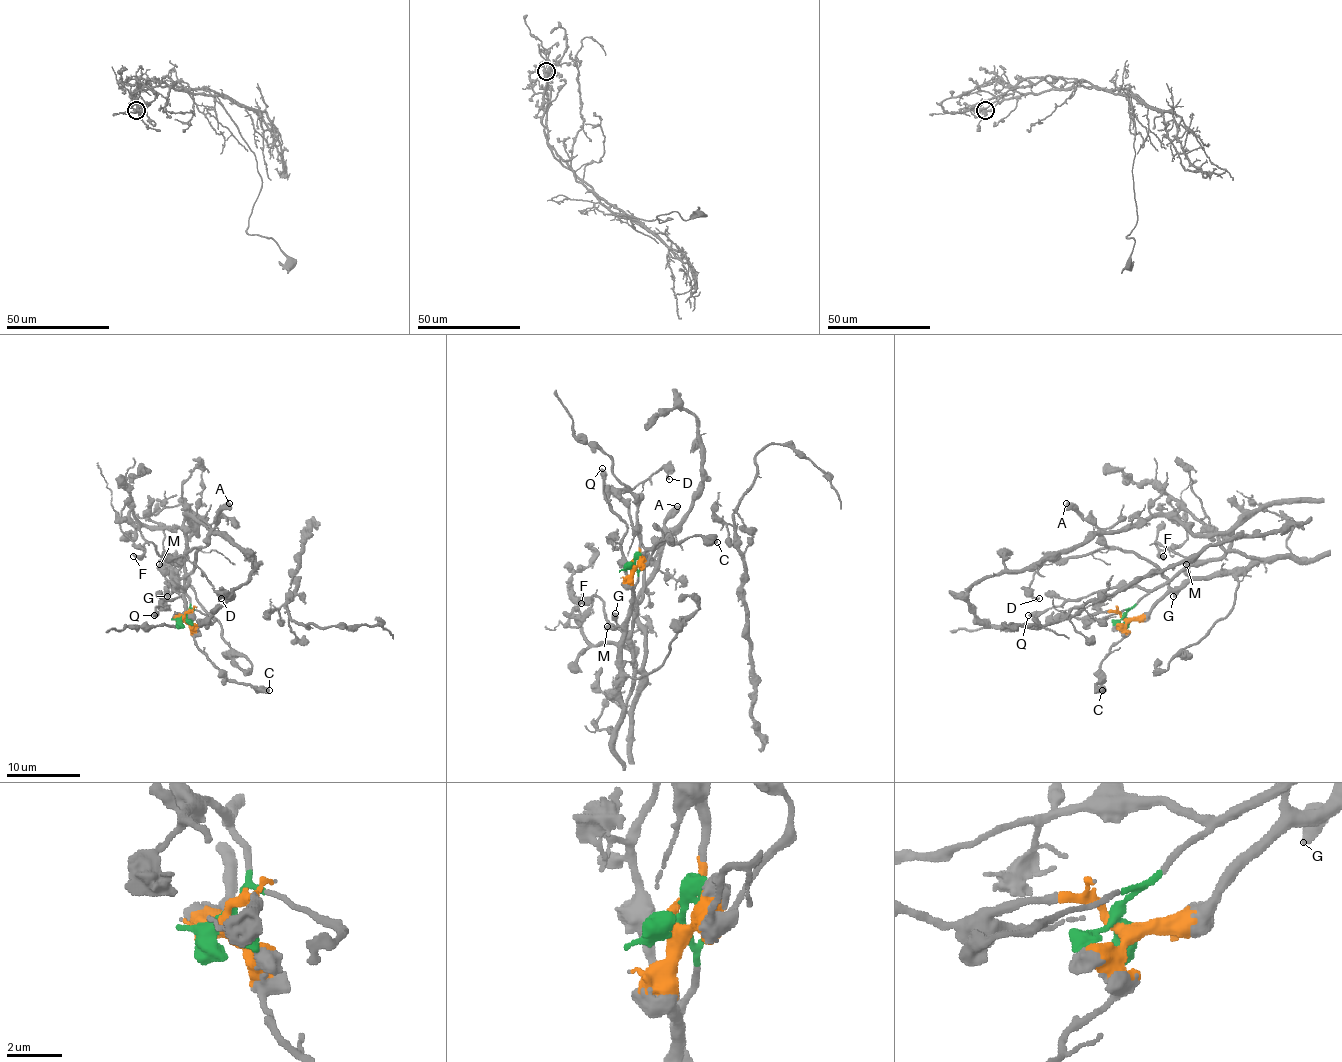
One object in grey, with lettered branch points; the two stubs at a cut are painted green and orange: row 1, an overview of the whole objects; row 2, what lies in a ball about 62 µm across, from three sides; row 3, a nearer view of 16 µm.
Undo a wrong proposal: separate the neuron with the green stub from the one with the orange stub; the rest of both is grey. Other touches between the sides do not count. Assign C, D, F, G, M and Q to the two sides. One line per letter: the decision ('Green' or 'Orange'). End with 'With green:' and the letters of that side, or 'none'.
C: Orange
D: Orange
F: Green
G: Orange
M: Orange
Q: Green
With green: F, Q

